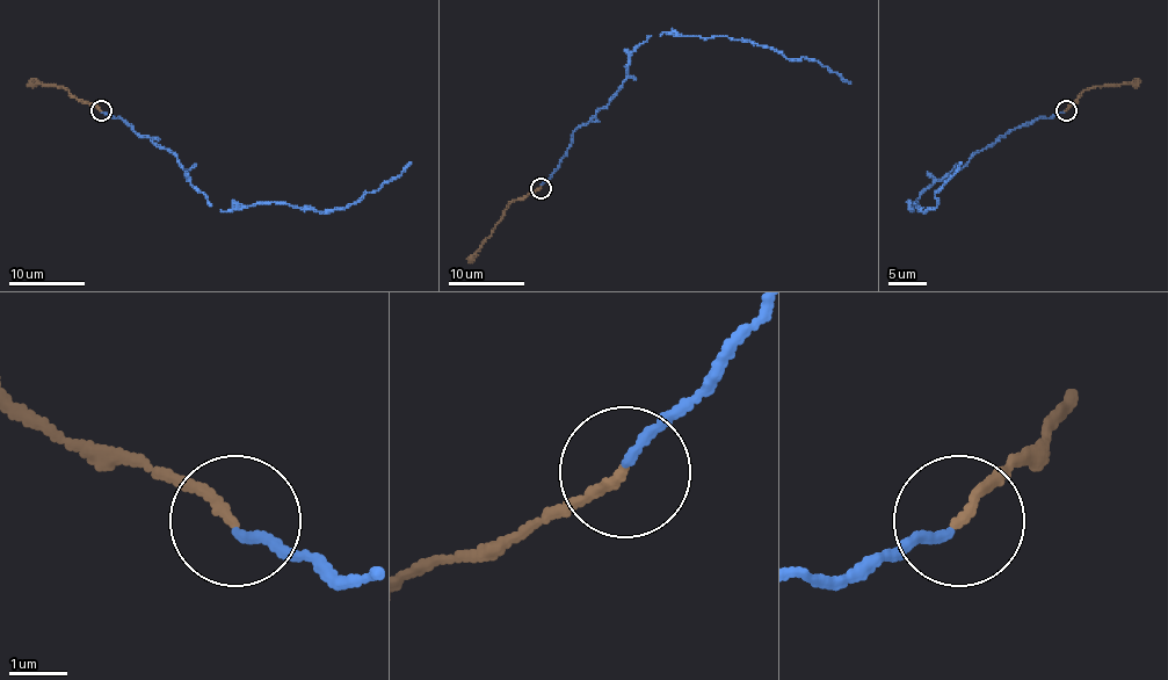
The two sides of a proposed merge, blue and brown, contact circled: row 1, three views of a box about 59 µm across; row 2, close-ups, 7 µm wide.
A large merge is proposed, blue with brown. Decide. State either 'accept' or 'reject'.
accept

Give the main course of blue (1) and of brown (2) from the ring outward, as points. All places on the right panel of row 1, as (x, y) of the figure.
1: (1064, 110), (1010, 130), (935, 181), (911, 211), (915, 202), (921, 211), (936, 205), (936, 193), (962, 161)
2: (1066, 110), (1085, 89), (1137, 84), (1140, 80)

